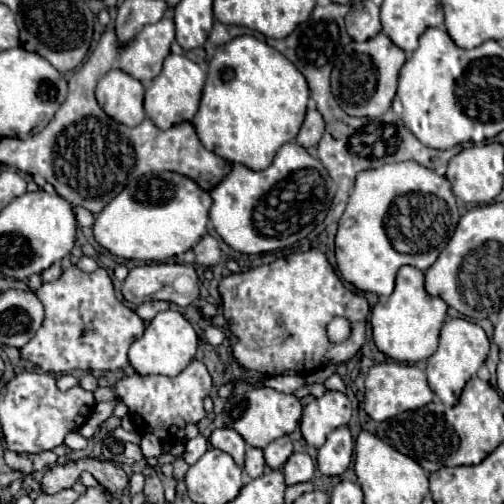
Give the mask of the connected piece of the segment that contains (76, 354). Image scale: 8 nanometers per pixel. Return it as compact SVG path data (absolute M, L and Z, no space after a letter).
M69 266L59 280L43 282L37 290L37 298L45 306L45 322L33 340L21 348L21 358L49 374L67 374L73 370L123 370L127 366L129 346L145 332L145 322L137 312L117 300L105 268L85 274L77 266Z

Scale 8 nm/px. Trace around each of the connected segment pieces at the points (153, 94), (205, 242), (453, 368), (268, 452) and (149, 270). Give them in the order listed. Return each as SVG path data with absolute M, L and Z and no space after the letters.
M169 54L165 58L161 74L157 78L153 78L151 86L145 90L145 102L143 102L145 114L161 130L175 126L177 122L191 120L193 114L197 112L203 84L205 84L205 72L193 60L189 60L183 54Z
M205 234L205 236L199 240L199 244L193 248L193 252L195 252L195 256L197 256L197 264L201 264L201 266L205 266L205 268L211 268L211 266L219 264L219 260L221 260L219 244L217 244L217 240L215 240L213 236L209 236L209 234Z
M453 318L443 324L441 336L439 336L439 348L427 360L427 382L445 406L455 406L459 402L465 382L477 374L487 354L489 354L489 338L481 326L465 318Z
M281 436L281 438L273 440L273 442L263 450L263 454L265 454L265 462L267 462L273 470L277 470L277 468L281 468L281 466L287 462L287 458L293 454L293 444L291 444L289 436Z
M143 264L129 270L127 280L121 288L127 302L143 304L151 300L165 300L177 306L189 306L199 296L199 278L191 264Z

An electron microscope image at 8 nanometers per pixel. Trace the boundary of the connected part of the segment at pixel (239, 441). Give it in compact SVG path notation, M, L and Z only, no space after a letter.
M217 428L217 430L213 430L209 442L211 442L215 448L227 452L227 454L235 460L235 464L243 468L245 446L247 446L247 444L245 444L245 440L243 440L235 430L229 430L229 428Z

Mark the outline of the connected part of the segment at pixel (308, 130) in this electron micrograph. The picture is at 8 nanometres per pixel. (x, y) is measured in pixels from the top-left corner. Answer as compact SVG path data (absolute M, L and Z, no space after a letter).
M309 110L305 116L305 122L297 134L297 142L305 148L317 146L323 132L325 132L325 122L323 122L321 114L317 110Z

